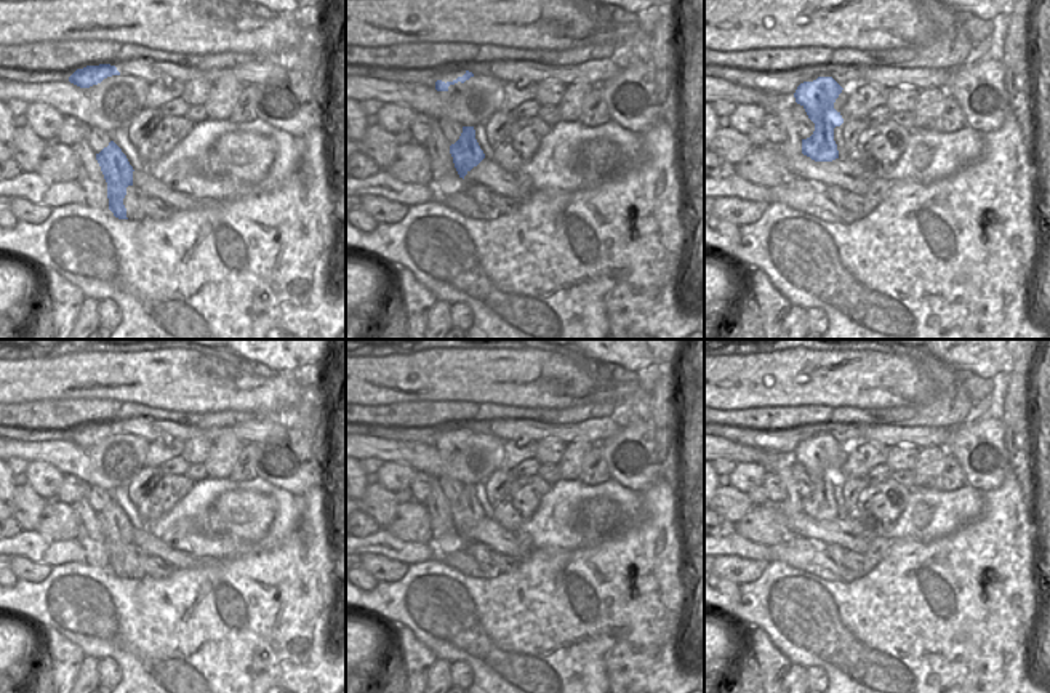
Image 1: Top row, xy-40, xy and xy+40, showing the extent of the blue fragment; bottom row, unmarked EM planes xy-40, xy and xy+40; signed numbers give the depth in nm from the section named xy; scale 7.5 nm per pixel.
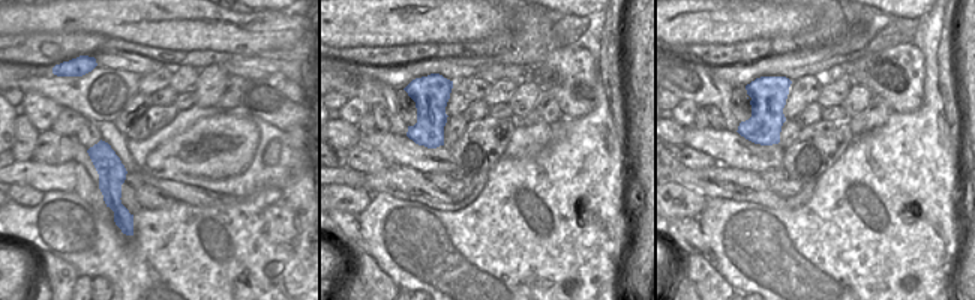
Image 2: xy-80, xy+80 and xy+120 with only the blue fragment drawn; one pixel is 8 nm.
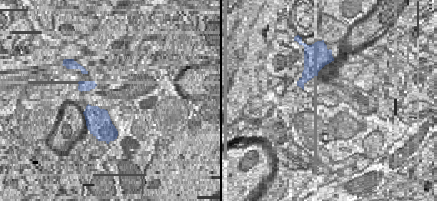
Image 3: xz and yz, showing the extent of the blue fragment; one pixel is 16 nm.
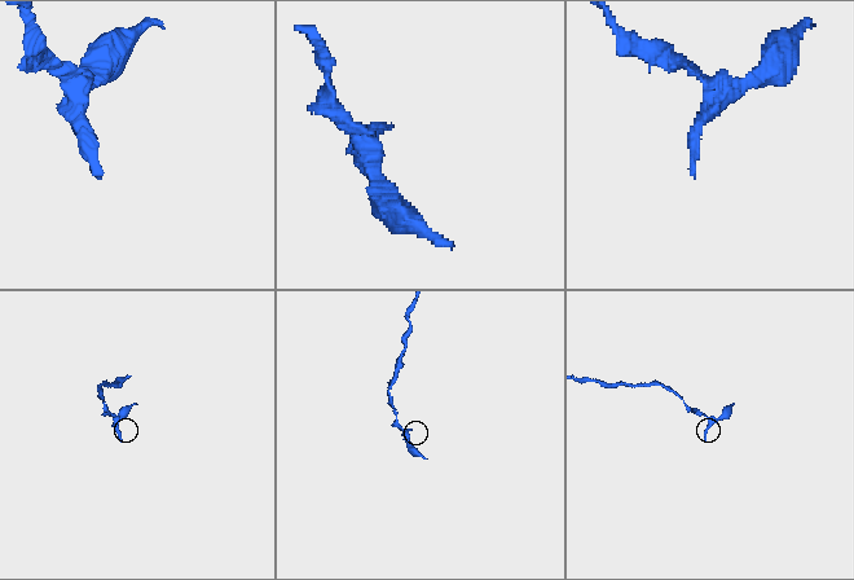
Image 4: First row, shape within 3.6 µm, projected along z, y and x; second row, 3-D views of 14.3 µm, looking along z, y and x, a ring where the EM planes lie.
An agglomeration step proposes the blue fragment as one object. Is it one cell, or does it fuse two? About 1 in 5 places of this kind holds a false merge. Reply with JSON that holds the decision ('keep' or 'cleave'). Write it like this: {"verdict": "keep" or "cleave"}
{"verdict": "keep"}

